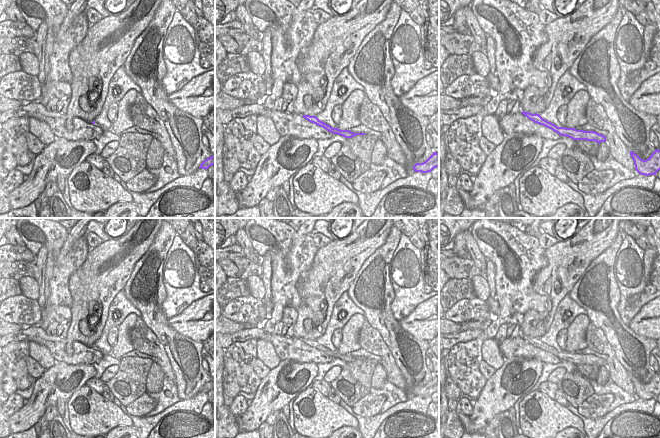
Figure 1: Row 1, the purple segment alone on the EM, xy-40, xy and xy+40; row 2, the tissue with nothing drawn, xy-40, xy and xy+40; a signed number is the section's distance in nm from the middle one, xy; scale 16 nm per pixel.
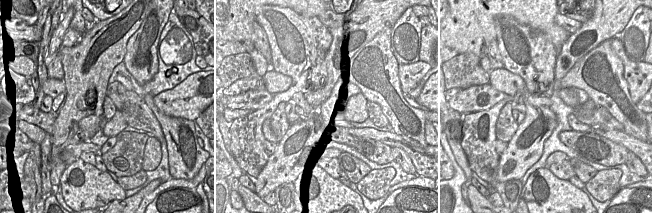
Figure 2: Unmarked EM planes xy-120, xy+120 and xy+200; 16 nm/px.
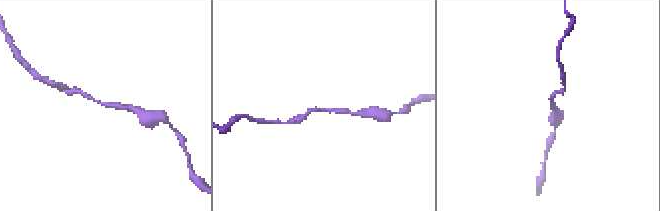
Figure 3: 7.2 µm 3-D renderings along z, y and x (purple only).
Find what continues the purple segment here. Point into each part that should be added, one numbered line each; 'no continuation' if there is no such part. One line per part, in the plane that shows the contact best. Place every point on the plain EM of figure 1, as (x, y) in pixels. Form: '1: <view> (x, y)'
no continuation

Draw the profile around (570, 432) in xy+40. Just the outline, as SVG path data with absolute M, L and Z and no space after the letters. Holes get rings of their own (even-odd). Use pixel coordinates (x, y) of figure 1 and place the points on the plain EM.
M567 427L558 432L553 438L584 438L584 435L574 427Z

